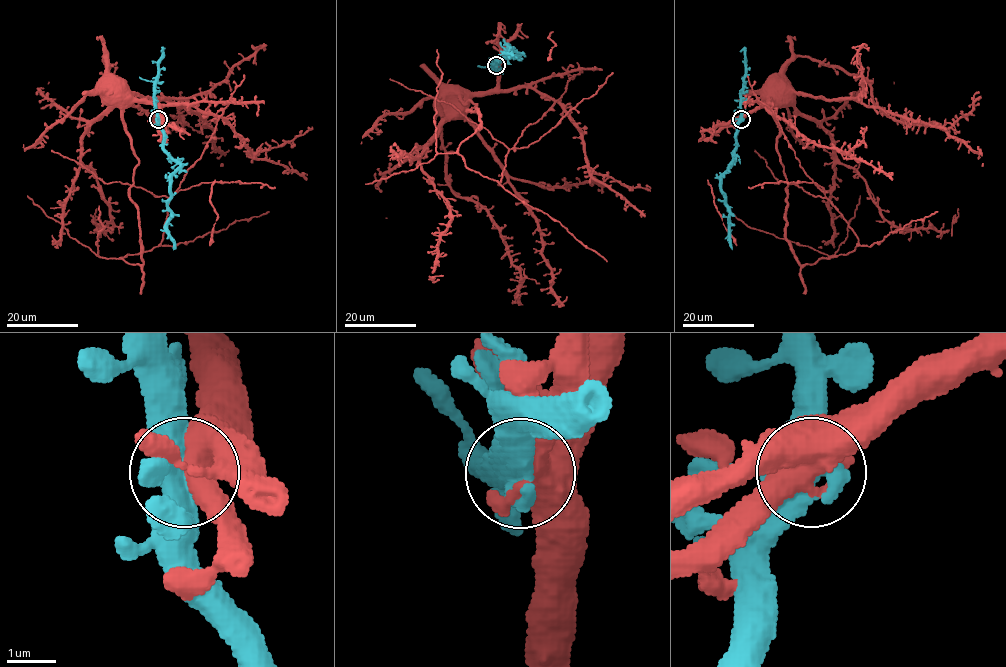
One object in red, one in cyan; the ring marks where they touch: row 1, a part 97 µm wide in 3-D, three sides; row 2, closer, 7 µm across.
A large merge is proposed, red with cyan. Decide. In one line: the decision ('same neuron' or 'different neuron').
different neuron

